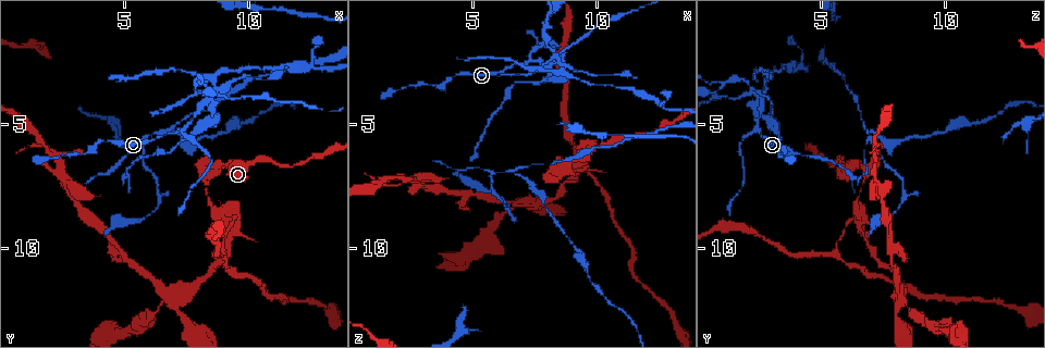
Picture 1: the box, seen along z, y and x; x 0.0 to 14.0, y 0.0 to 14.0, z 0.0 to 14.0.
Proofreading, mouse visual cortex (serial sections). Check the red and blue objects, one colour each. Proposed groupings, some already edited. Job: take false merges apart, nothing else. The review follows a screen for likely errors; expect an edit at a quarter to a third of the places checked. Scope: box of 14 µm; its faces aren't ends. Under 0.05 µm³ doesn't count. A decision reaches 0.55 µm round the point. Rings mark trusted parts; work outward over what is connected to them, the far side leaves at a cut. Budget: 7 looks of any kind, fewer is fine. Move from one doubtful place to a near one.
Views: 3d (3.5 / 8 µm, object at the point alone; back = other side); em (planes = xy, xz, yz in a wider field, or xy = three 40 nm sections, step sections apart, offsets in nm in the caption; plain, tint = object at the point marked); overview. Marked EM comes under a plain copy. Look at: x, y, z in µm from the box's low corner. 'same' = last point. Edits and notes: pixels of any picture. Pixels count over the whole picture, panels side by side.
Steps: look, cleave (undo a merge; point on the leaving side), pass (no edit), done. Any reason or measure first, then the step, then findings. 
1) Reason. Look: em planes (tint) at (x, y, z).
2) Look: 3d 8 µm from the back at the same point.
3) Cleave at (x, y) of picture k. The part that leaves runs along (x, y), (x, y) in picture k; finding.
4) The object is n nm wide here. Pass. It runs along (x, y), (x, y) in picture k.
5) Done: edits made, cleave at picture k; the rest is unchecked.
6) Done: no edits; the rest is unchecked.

A fork. Look: 3d 3.5 µm at (7.2, 5.2, 2.4).

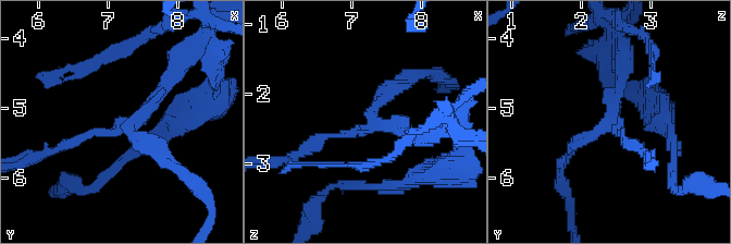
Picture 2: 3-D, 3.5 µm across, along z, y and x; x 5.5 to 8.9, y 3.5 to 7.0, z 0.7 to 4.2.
Shape alone is not enough. Look: em xy step 3 (tint) at (7.35, 5.30, 2.40).

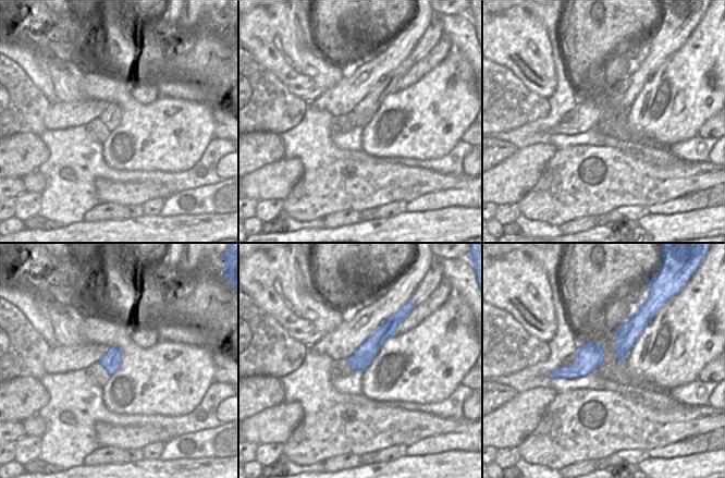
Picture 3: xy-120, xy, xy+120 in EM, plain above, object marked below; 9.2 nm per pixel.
3 arms meet here. Cleave at (386, 89) of picture 2. A border runs along (383, 321), (389, 325), (390, 336) in picture 3; a second cell is stuck on.

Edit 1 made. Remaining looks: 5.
Narrows sharply. Look: em xy step 3 (tint) at (8.4, 3.9, 2.6).

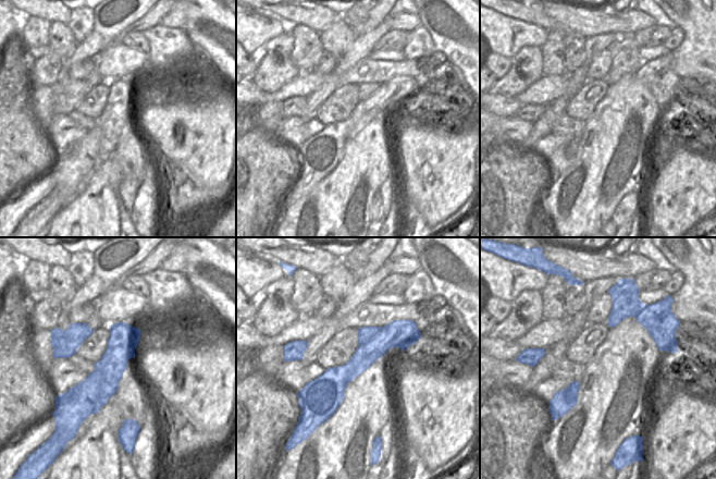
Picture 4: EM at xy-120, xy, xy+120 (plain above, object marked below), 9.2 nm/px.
Look: 3d 3.5 µm at the same point.

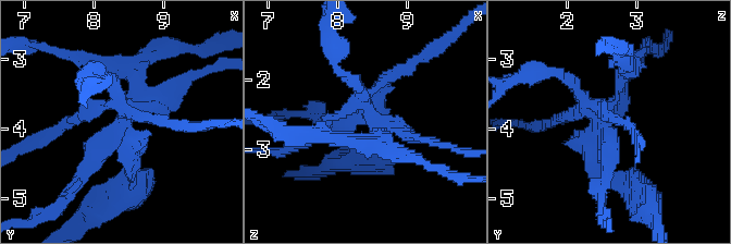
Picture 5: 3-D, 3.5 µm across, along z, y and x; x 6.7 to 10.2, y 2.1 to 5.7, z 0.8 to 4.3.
Cleave at (626, 177) of picture 5. Two cells meet here.

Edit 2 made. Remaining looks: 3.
Done: edits made, cleave at picture 2, cleave at picture 5; the rest is unchecked.

